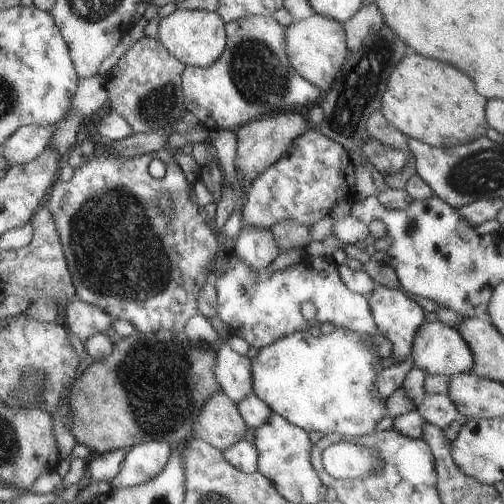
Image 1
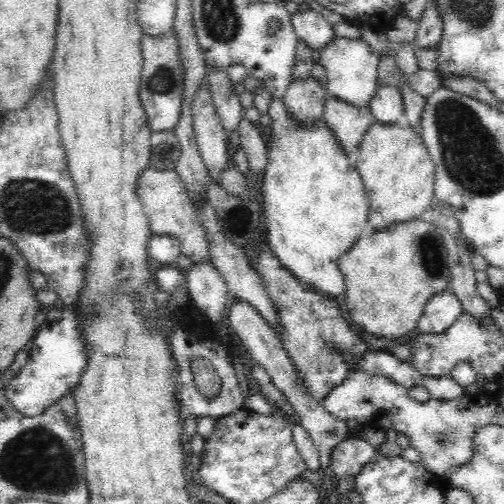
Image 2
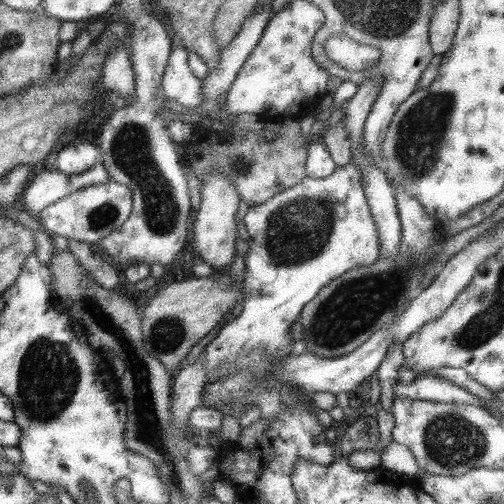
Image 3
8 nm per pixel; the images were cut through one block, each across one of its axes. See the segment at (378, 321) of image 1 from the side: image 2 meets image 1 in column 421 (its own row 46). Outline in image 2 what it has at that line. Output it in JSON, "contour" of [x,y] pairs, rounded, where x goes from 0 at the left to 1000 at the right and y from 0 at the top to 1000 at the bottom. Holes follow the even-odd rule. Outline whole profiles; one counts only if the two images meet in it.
{"contour":[[[603,20],[603,24],[587,24],[579,28],[579,48],[583,60],[591,67],[595,79],[603,79],[611,87],[611,95],[643,95],[667,67],[663,67],[663,52],[627,20]]]}

